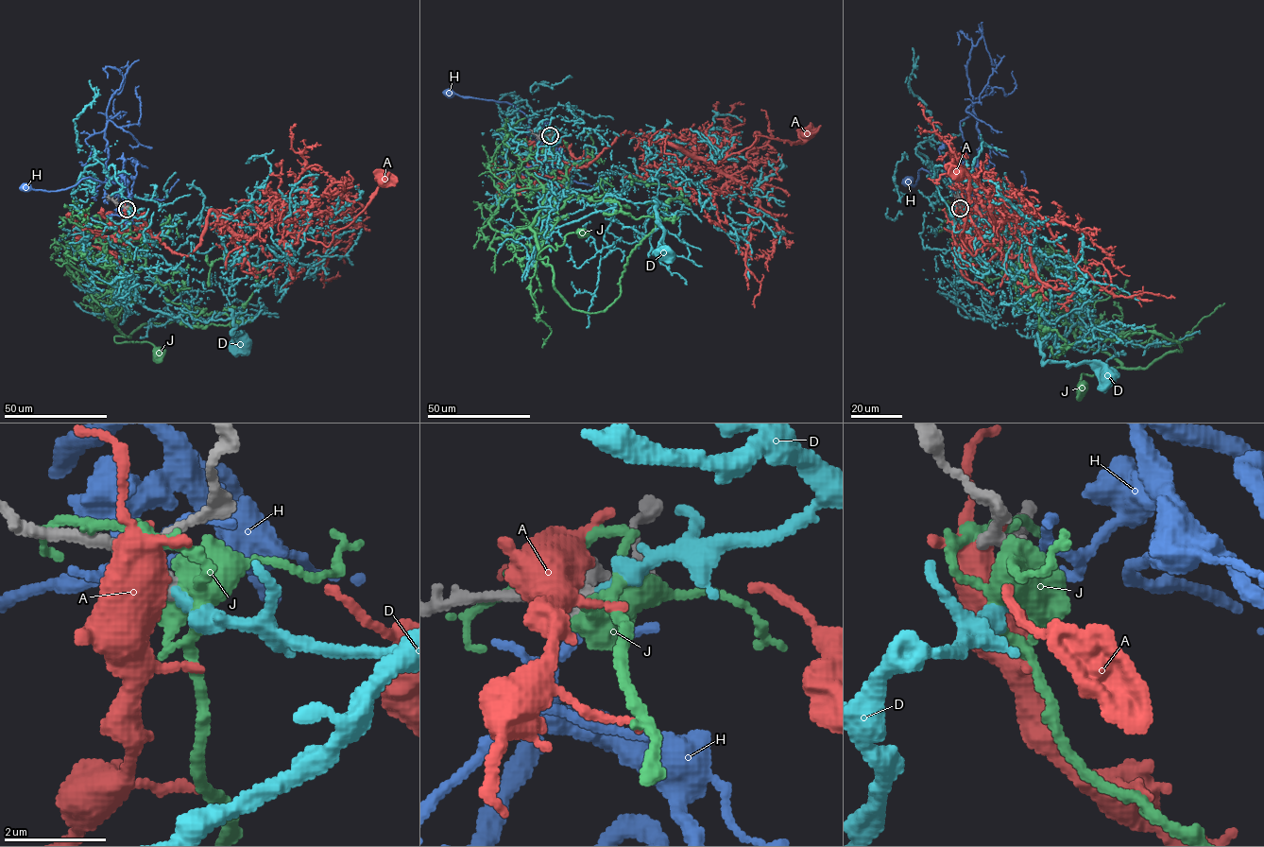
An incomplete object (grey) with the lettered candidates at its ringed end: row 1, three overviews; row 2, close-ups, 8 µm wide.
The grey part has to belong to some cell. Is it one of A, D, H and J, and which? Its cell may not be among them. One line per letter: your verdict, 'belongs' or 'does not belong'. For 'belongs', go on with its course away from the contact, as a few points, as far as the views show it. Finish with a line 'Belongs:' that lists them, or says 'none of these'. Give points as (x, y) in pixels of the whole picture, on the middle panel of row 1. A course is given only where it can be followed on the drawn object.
A: does not belong
D: belongs | via (550, 135), (567, 105), (543, 237), (608, 195), (656, 199), (666, 251)
H: does not belong
J: does not belong
Belongs: D

